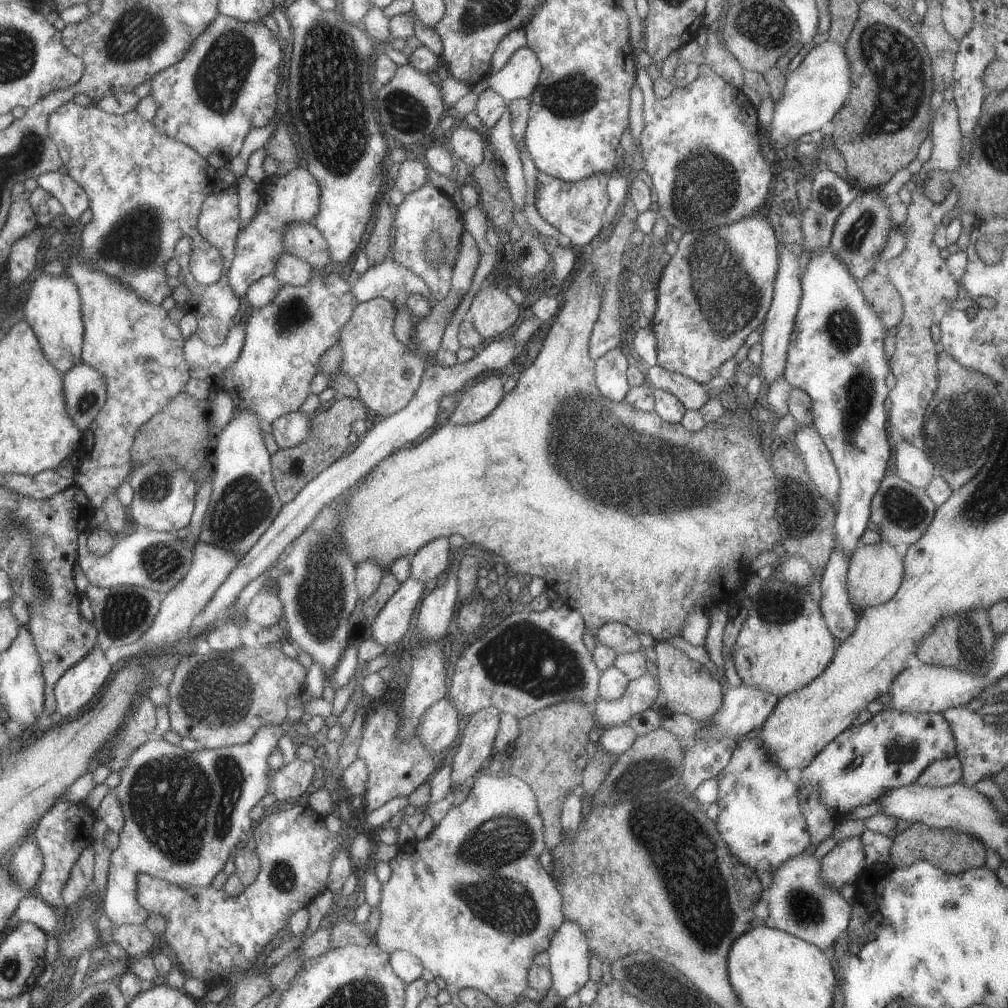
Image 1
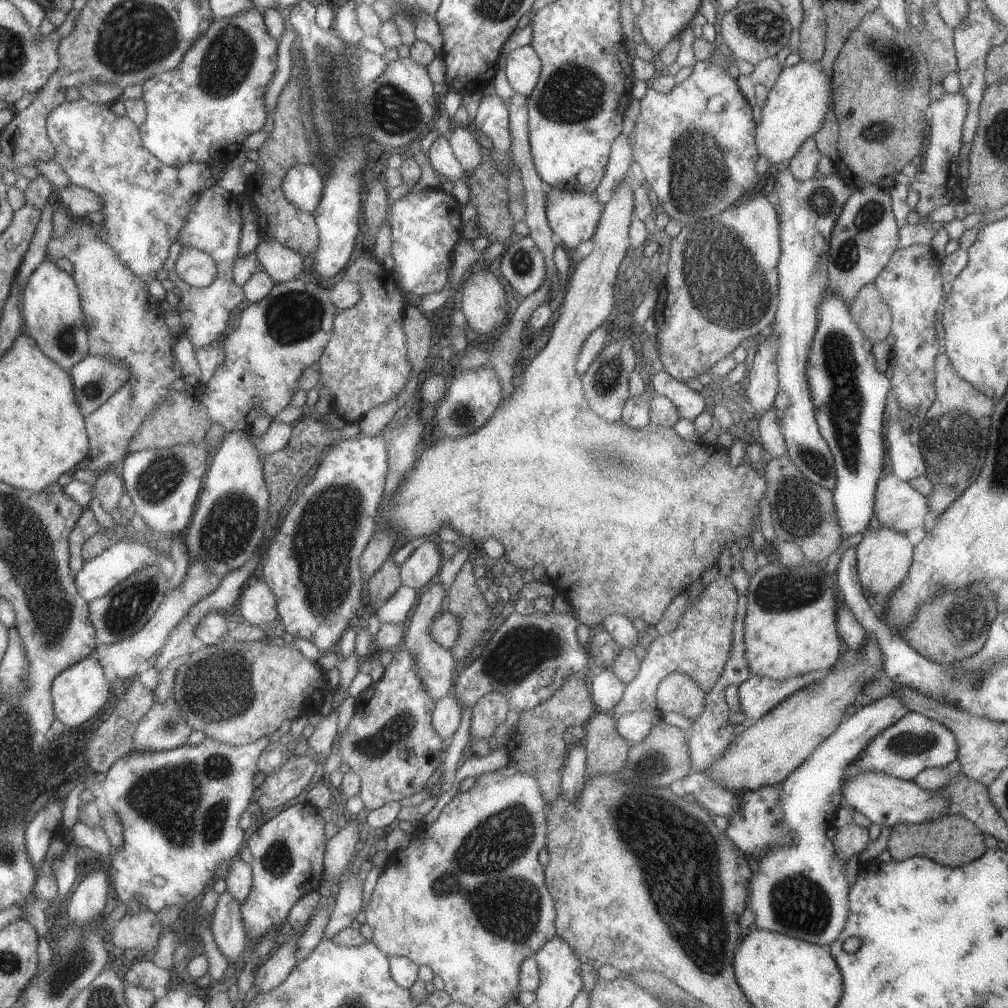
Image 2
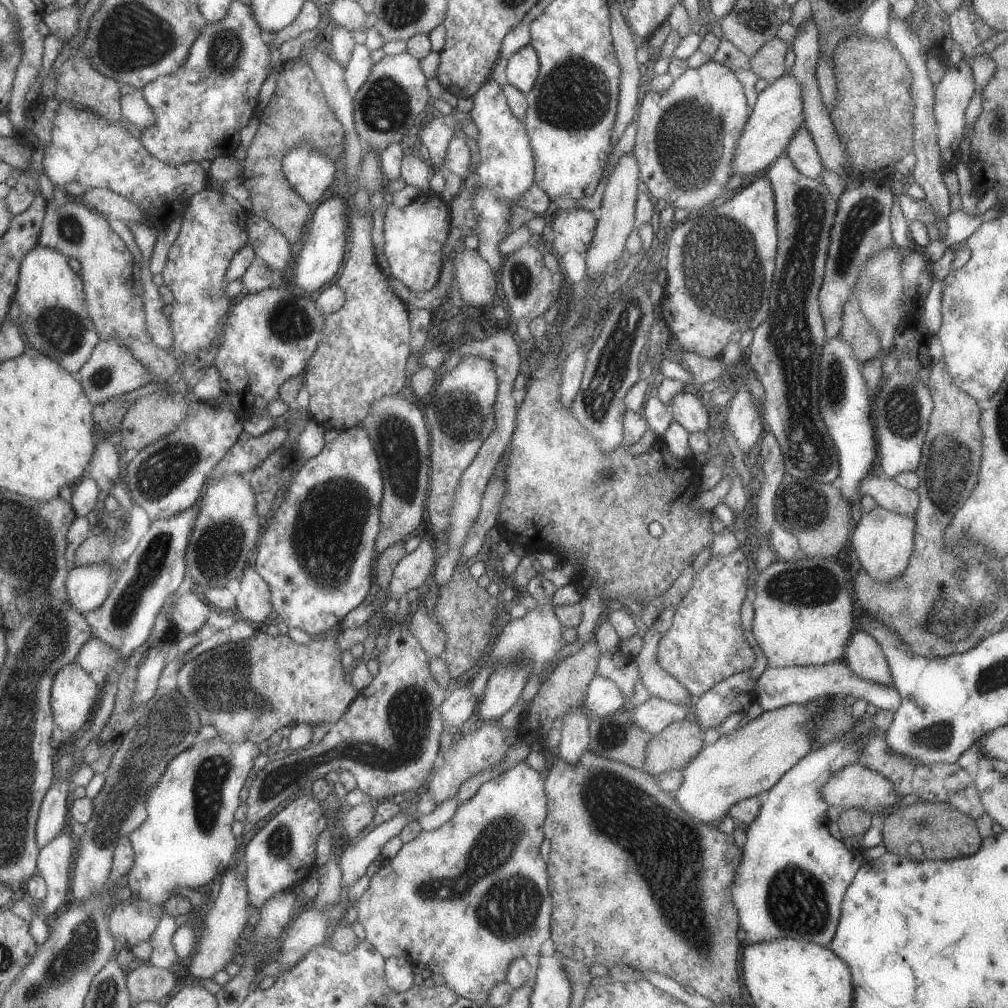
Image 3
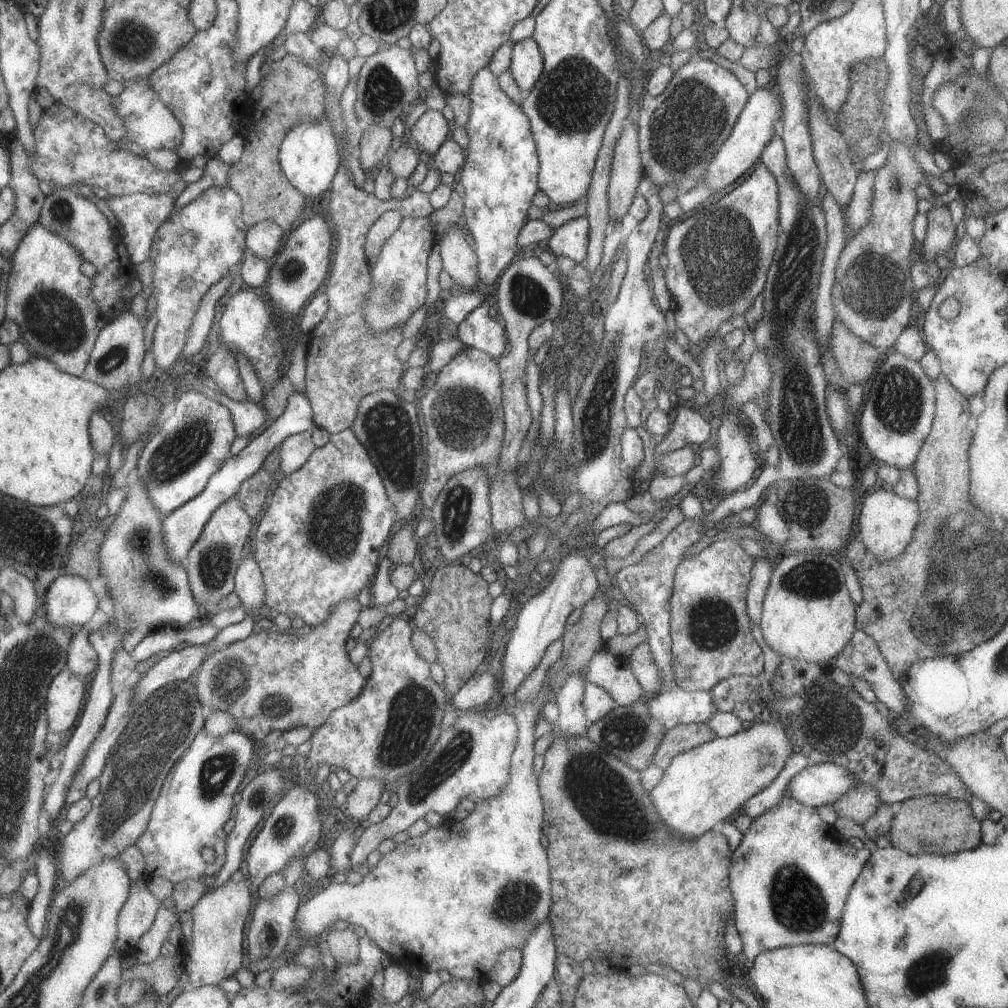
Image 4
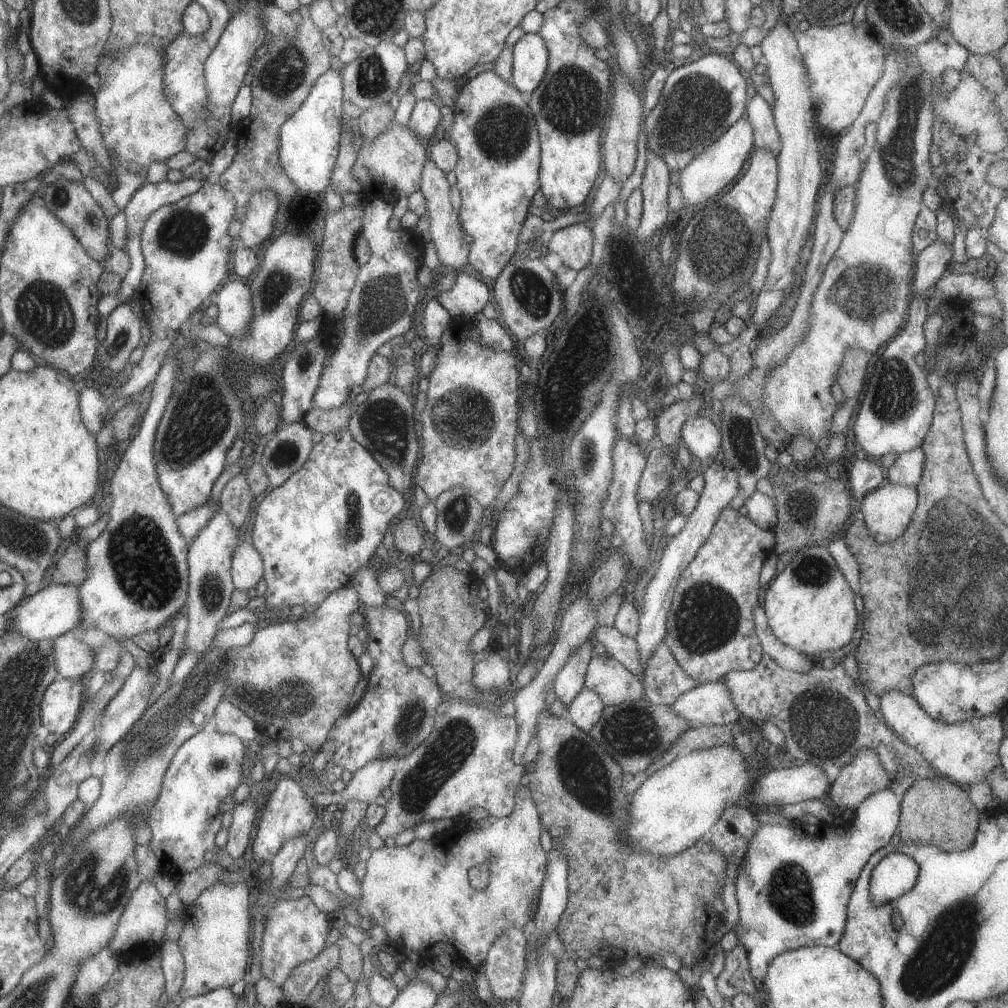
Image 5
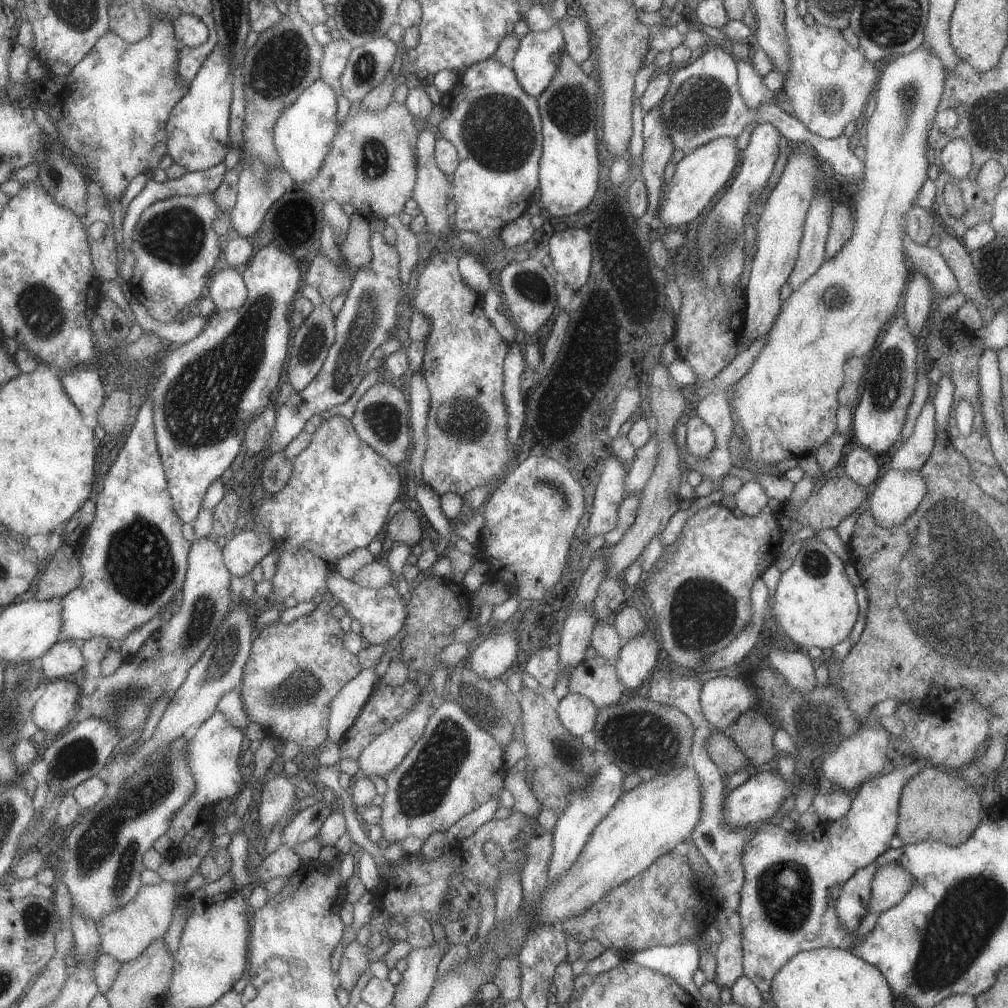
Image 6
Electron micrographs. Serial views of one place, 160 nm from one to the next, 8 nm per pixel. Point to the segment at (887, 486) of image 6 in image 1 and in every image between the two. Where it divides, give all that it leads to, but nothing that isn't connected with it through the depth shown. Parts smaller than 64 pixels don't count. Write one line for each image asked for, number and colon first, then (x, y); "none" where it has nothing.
1: (874, 573)
2: (883, 558)
3: (883, 542)
4: (885, 524)
5: (885, 511)

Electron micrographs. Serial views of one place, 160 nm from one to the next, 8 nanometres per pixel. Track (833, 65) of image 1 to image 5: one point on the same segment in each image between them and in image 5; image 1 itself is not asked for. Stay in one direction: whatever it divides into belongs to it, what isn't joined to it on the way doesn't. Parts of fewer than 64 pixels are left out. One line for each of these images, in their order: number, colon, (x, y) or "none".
2: (795, 106)
3: (777, 114)
4: (757, 122)
5: (708, 172)

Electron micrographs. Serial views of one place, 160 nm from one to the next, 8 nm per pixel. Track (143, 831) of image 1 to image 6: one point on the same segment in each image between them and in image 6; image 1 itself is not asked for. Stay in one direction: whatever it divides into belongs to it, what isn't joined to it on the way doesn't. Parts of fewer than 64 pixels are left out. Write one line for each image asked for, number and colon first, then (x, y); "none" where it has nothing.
2: (180, 808)
3: (187, 840)
4: (196, 802)
5: (188, 816)
6: (213, 754)

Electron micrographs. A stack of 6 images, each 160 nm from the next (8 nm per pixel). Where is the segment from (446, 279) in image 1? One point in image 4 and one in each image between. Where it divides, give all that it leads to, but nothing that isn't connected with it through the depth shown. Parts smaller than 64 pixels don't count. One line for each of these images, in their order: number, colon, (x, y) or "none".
2: (425, 223)
3: (414, 234)
4: (399, 276)

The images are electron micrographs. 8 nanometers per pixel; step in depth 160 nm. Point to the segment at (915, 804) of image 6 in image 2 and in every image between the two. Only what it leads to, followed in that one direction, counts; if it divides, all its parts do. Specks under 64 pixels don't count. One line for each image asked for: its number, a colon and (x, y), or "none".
2: (952, 841)
3: (934, 831)
4: (936, 825)
5: (936, 812)

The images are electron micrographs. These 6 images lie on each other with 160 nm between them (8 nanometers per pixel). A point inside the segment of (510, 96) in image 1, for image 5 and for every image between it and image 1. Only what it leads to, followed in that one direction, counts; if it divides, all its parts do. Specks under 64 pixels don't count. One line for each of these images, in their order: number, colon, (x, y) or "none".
2: (522, 68)
3: (521, 70)
4: (526, 63)
5: (529, 56)

